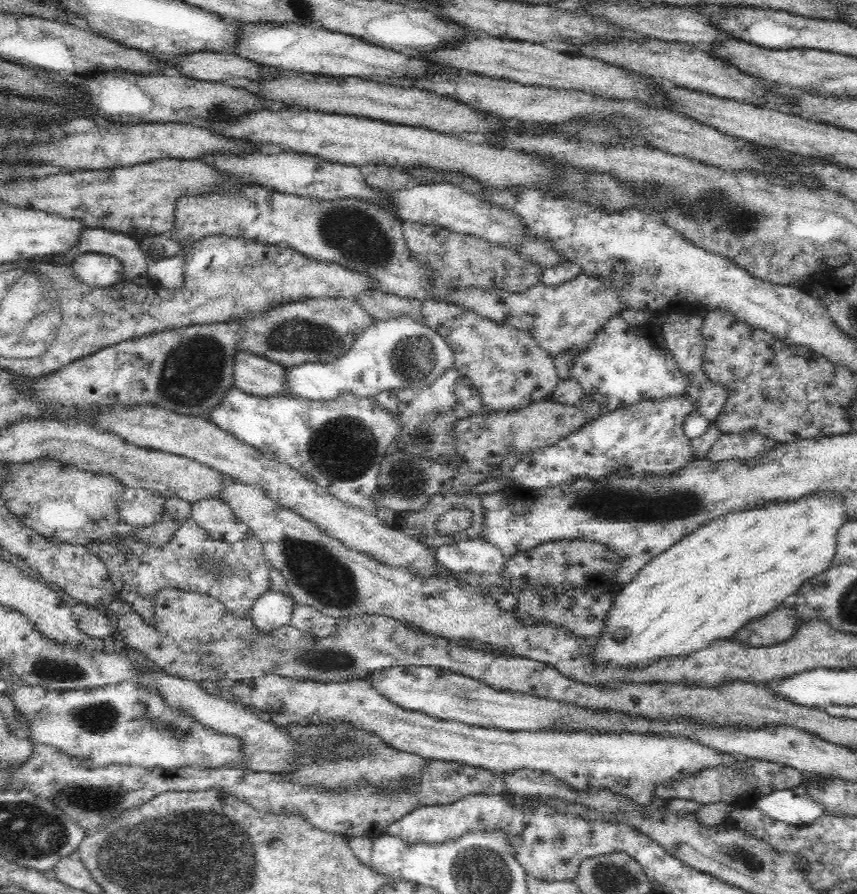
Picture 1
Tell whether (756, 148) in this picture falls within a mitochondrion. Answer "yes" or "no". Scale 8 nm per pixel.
no

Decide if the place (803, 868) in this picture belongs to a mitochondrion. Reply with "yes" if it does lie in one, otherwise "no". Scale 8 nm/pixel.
no

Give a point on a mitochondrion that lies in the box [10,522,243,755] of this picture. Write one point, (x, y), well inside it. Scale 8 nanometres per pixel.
(103, 717)

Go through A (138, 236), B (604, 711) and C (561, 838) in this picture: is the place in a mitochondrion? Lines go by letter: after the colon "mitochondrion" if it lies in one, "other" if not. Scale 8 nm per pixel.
A: other
B: other
C: mitochondrion

